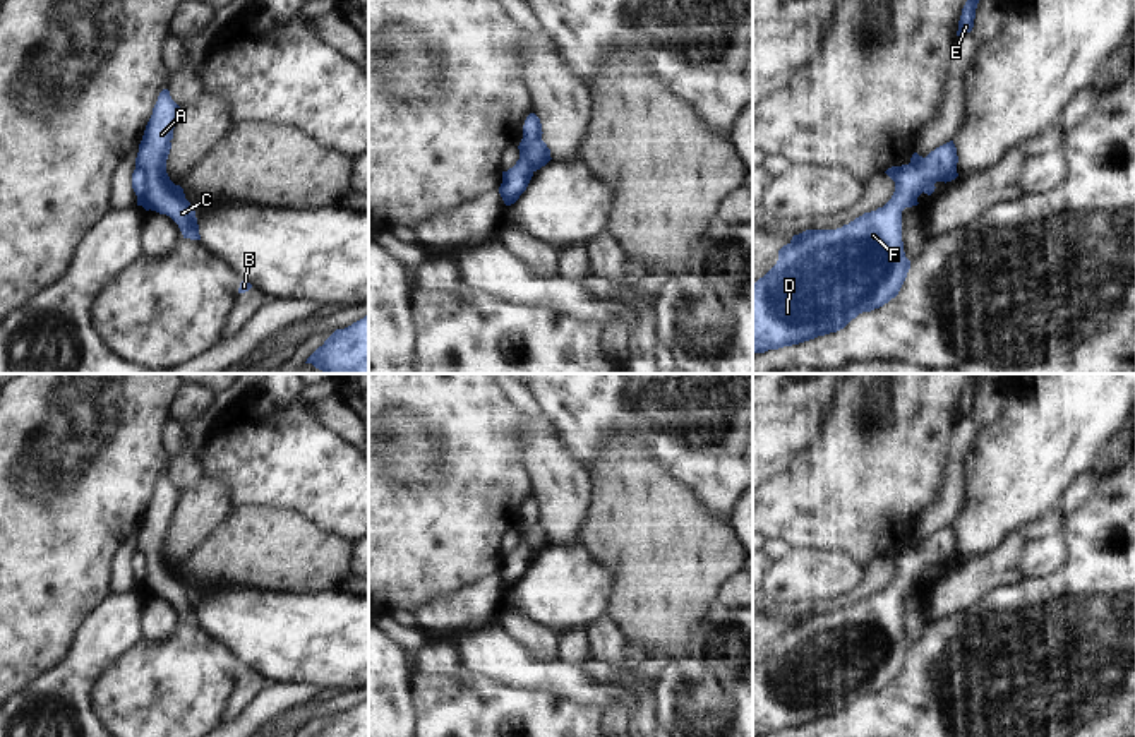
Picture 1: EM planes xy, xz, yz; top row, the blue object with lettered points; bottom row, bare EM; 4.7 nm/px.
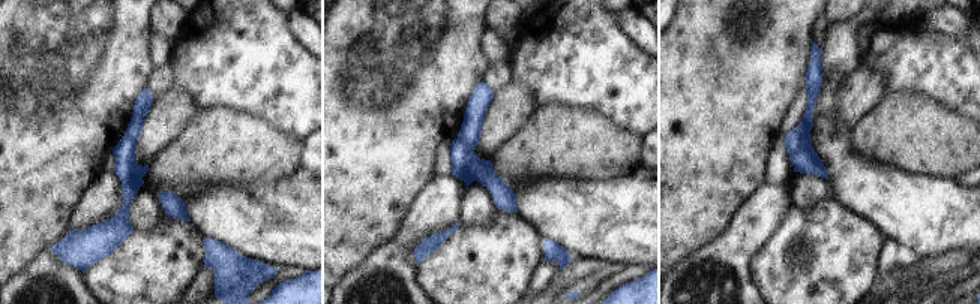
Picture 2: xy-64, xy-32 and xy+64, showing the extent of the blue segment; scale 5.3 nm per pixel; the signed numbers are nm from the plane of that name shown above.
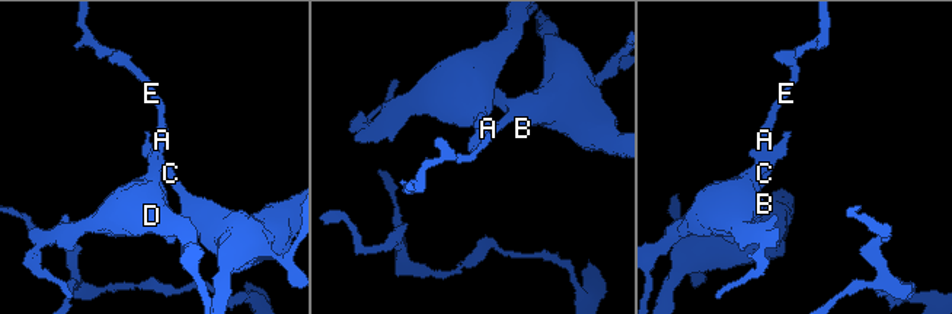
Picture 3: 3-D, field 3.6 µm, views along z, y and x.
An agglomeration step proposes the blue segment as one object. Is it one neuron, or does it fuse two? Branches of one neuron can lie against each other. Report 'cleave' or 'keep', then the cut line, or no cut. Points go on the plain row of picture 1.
cleave; cut xy (136, 547), (148, 556), (148, 593)

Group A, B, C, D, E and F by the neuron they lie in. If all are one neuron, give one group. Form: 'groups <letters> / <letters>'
groups A B C E / D F

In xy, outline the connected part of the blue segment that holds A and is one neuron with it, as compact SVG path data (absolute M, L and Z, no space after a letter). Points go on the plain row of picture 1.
M163 473L146 509L135 548L149 555L147 593L170 600L183 622L201 624L195 595L185 583L183 572L175 569L166 557L170 524L178 502L180 490L171 483L170 475Z

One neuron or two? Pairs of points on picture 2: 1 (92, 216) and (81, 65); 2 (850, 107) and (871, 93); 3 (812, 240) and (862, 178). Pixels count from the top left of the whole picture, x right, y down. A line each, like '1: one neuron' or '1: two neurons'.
1: two neurons
2: one neuron
3: two neurons

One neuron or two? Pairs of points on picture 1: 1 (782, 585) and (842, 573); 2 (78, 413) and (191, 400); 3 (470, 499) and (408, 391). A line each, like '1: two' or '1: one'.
1: one
2: two
3: one

